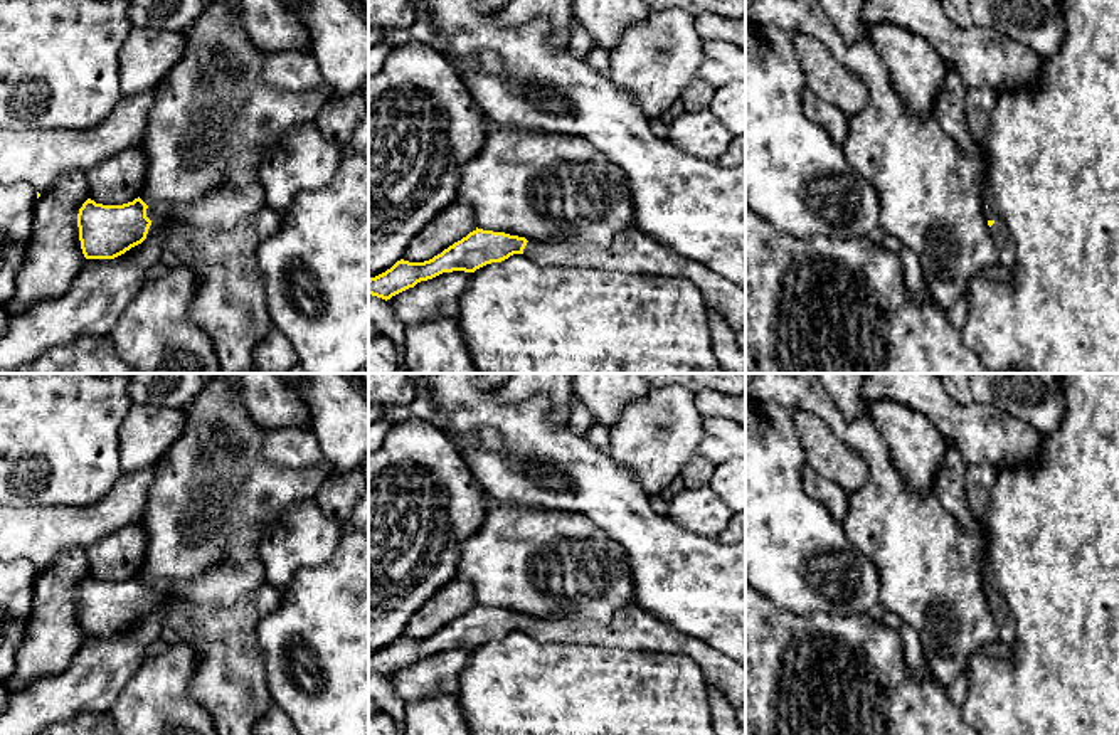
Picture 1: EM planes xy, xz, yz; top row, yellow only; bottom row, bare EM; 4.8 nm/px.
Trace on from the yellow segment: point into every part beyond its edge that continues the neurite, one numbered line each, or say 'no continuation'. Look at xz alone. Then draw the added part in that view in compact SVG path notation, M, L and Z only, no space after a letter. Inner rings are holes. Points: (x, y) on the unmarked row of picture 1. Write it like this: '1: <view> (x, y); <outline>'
1: xz (631, 628); M634 604L618 609L609 622L528 617L523 632L540 642L584 642L687 654L702 668L707 685L719 686L727 696L745 728L745 666L683 636Z

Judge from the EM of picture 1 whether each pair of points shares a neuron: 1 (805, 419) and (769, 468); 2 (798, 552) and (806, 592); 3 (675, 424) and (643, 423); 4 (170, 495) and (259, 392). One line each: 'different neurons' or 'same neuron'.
1: different neurons
2: same neuron
3: same neuron
4: different neurons

